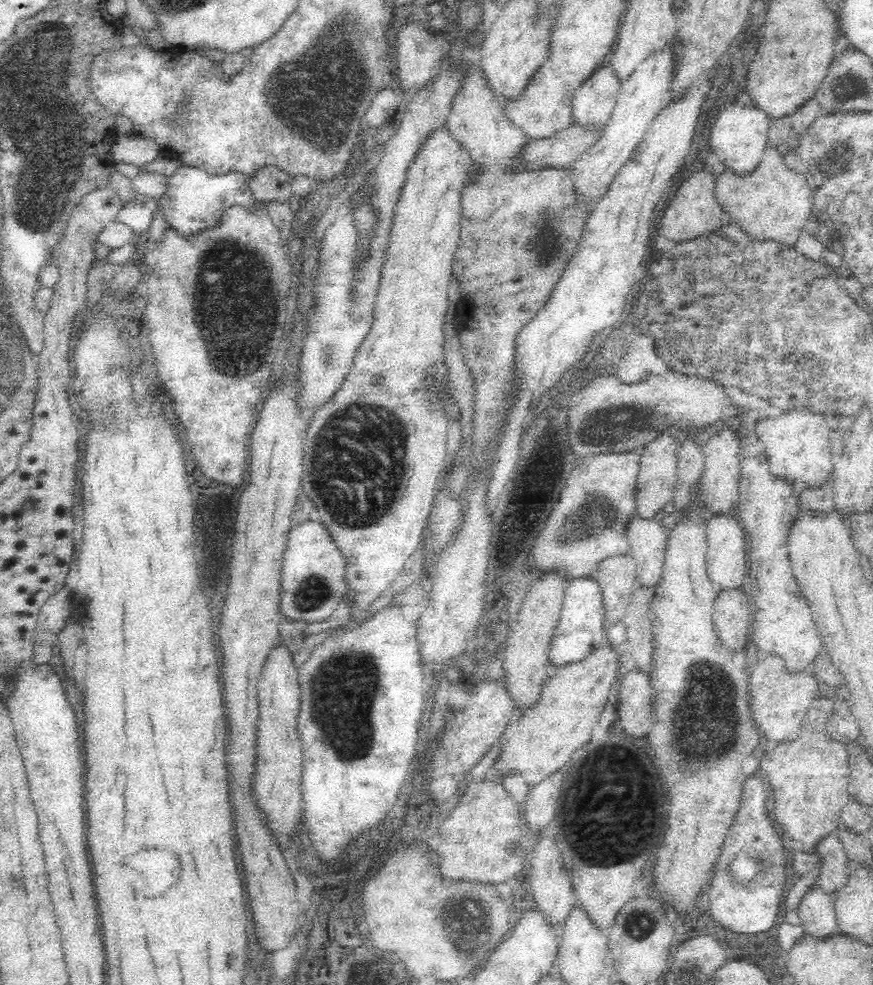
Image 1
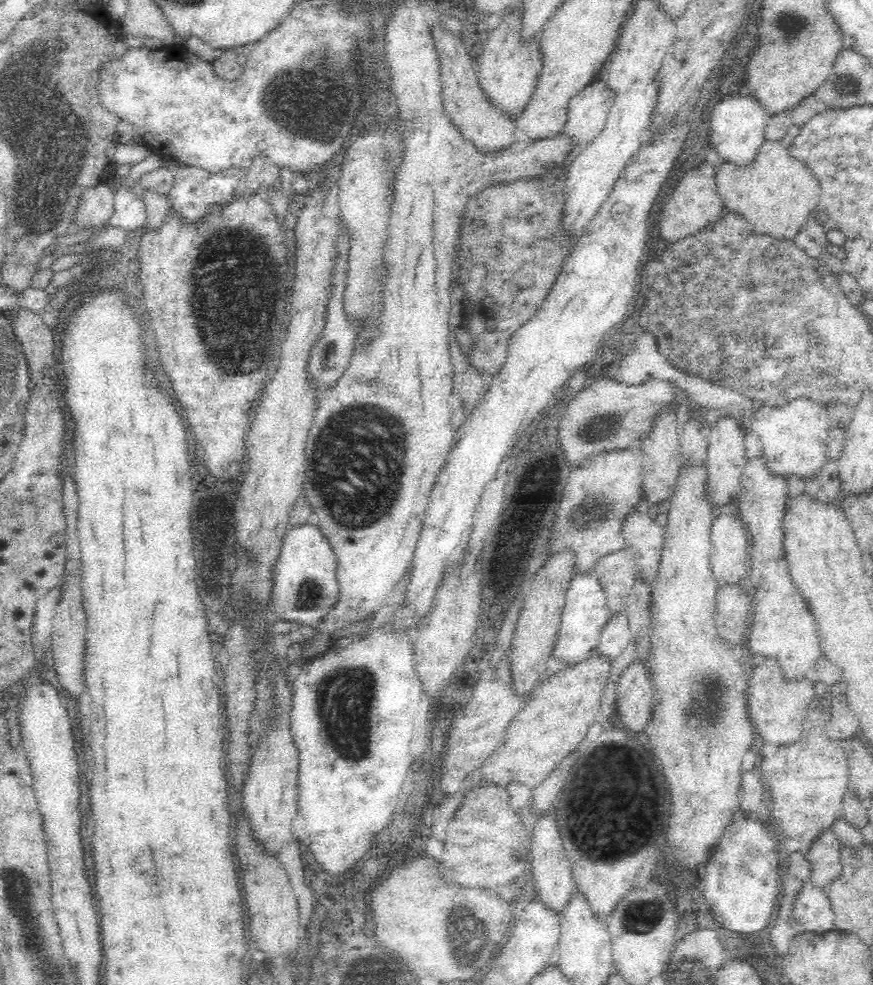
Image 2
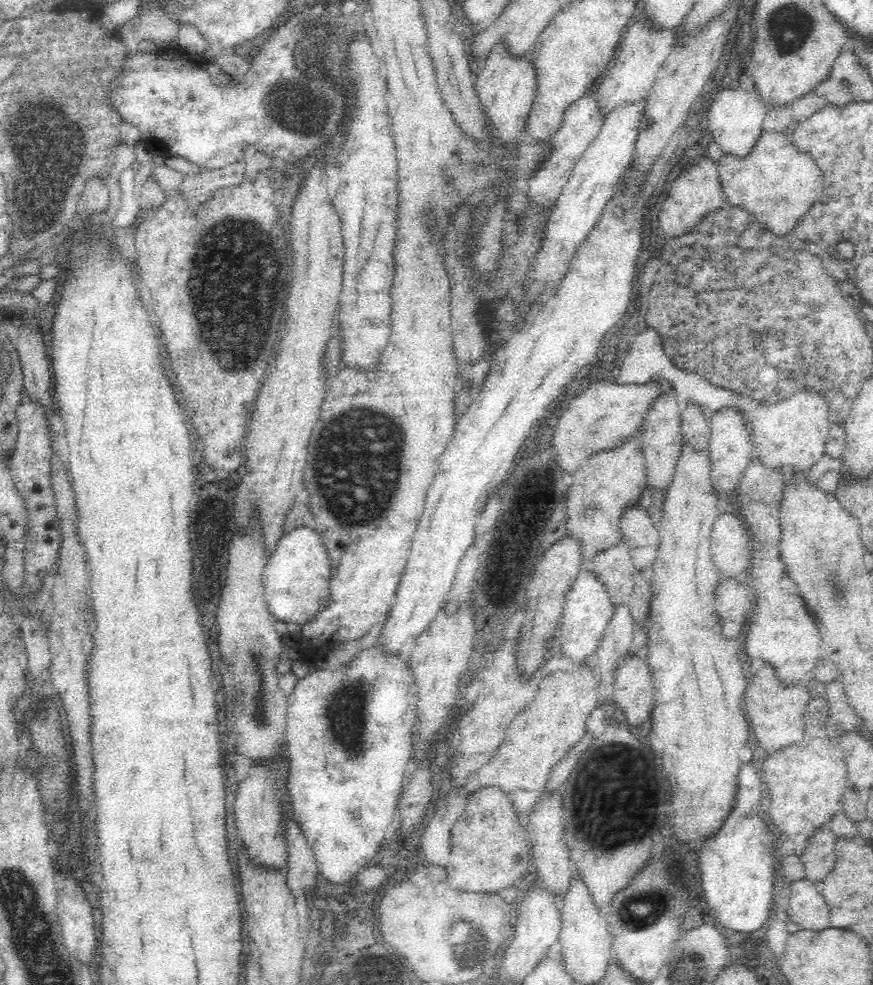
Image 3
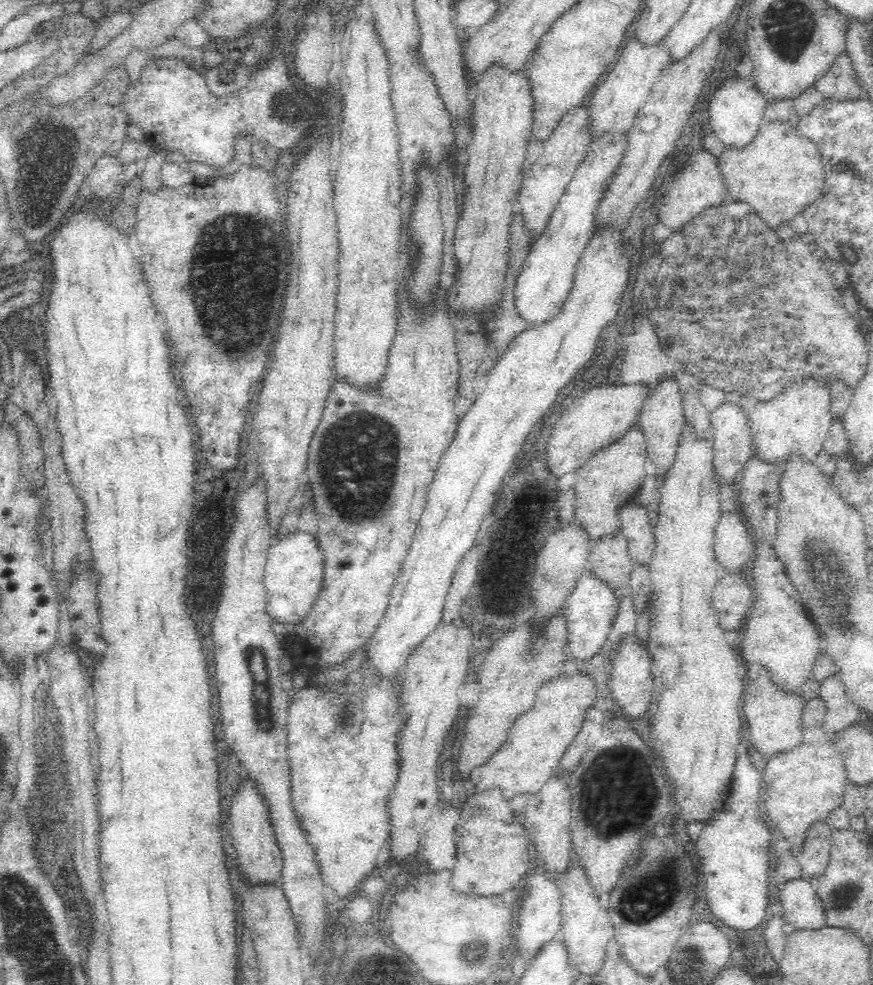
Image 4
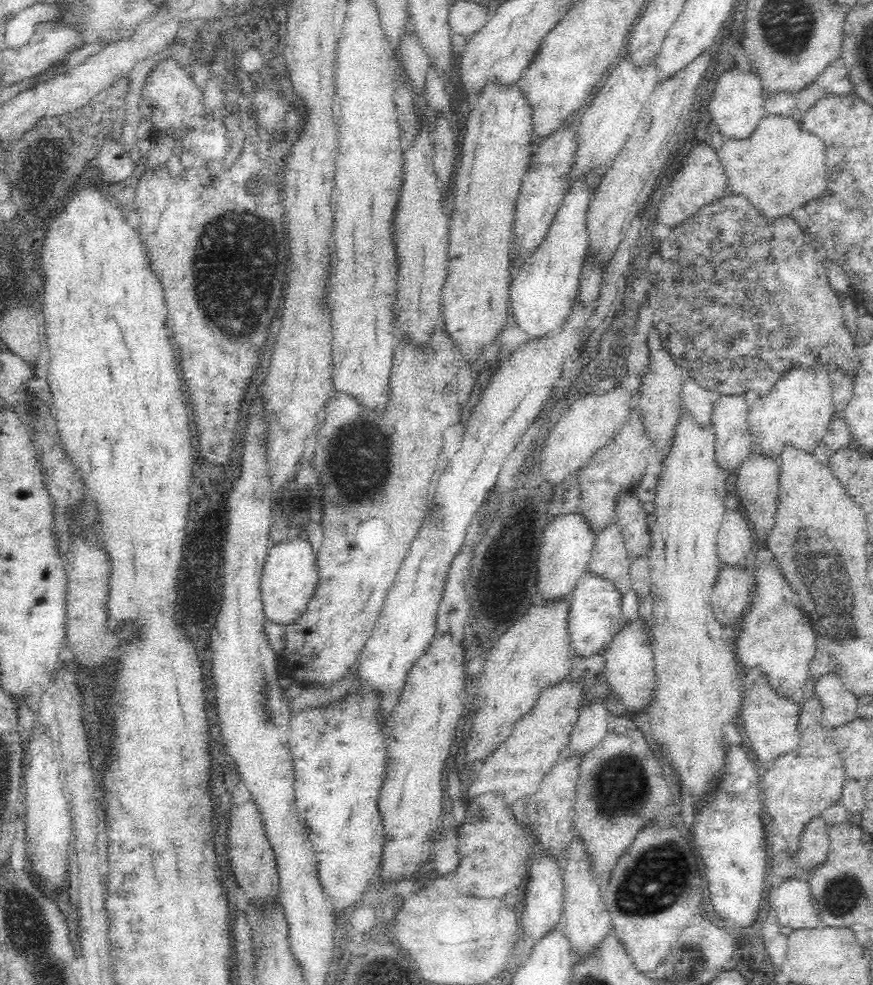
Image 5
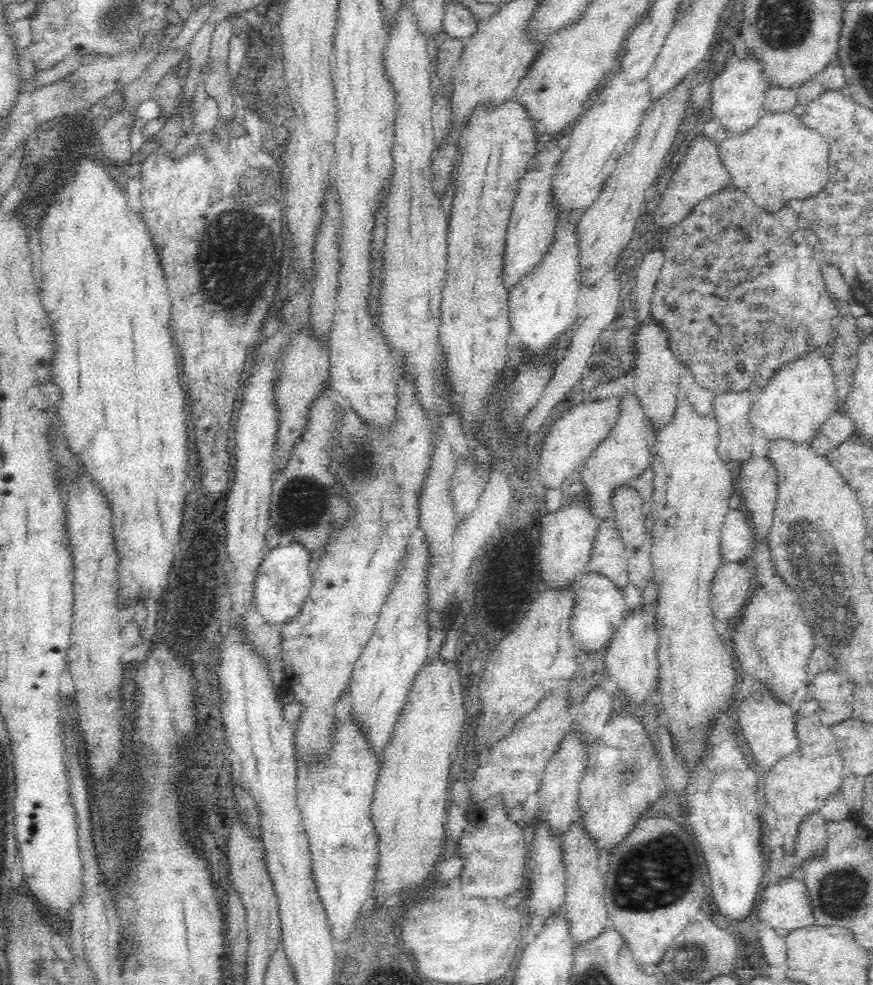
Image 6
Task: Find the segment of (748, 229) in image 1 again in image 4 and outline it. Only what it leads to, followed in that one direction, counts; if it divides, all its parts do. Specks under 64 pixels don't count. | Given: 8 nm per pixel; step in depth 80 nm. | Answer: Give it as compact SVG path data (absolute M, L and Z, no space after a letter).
M764 124L746 149L724 150L717 164L724 177L728 201L750 205L756 216L777 233L786 224L789 226L794 216L804 212L824 188L824 172L816 146L800 142L788 124Z

